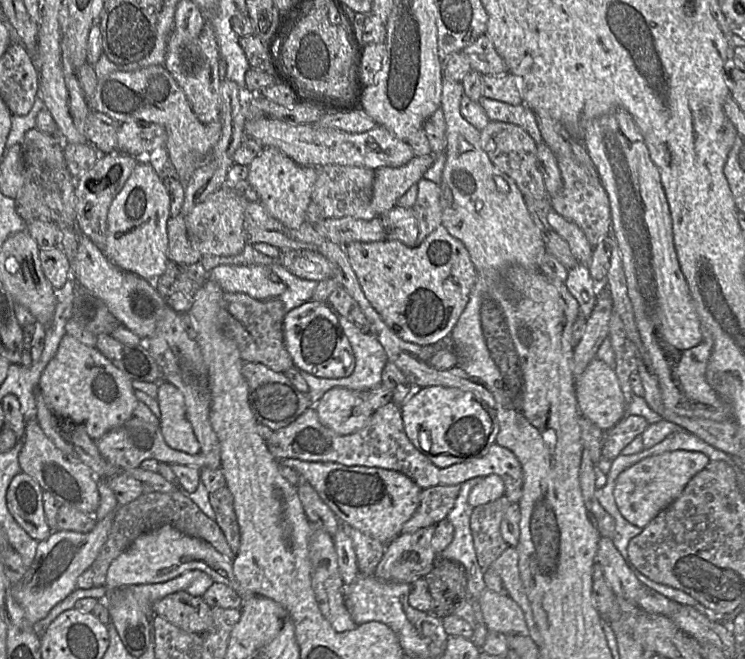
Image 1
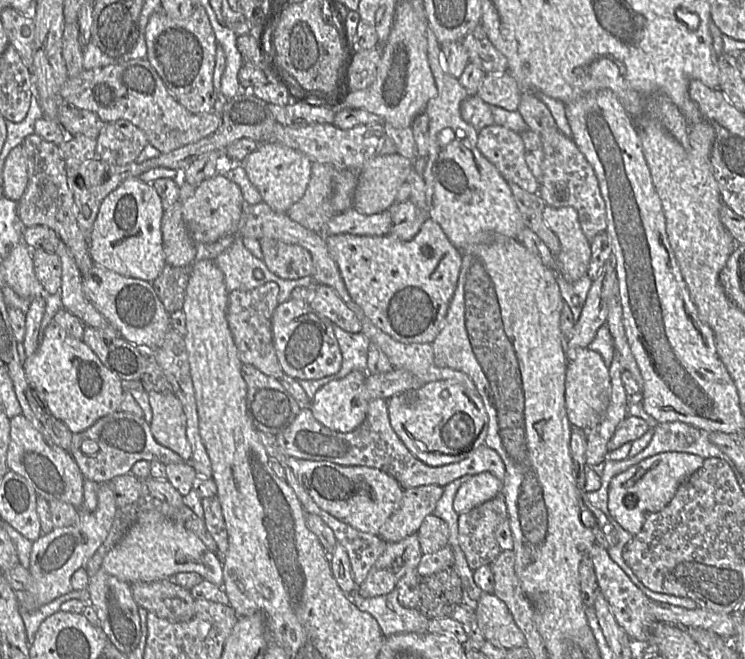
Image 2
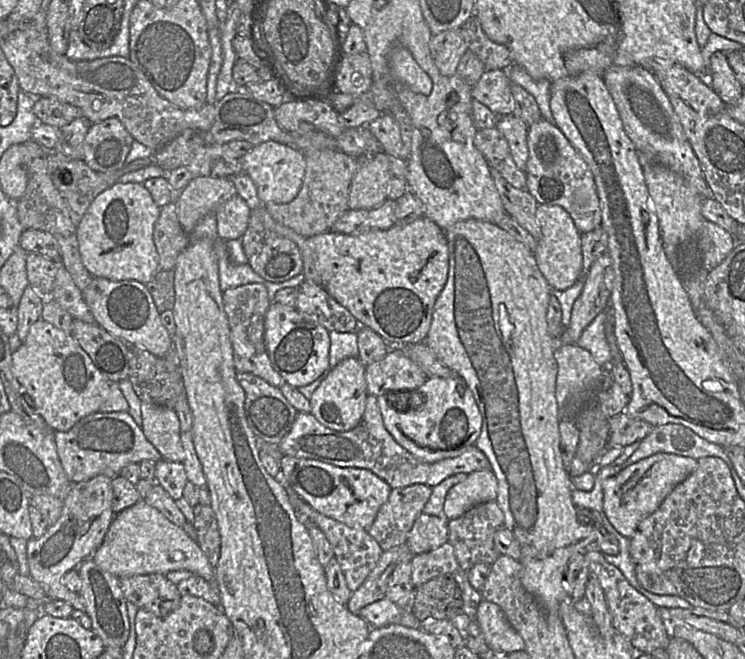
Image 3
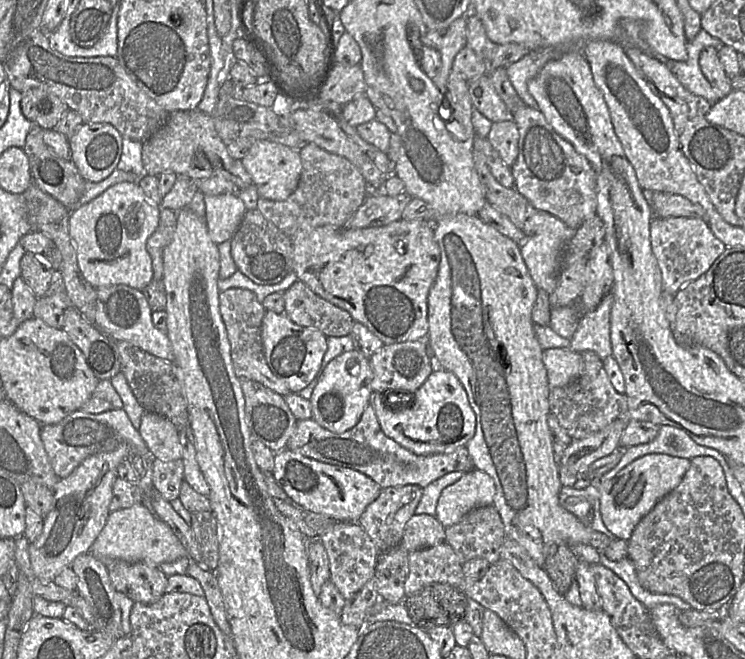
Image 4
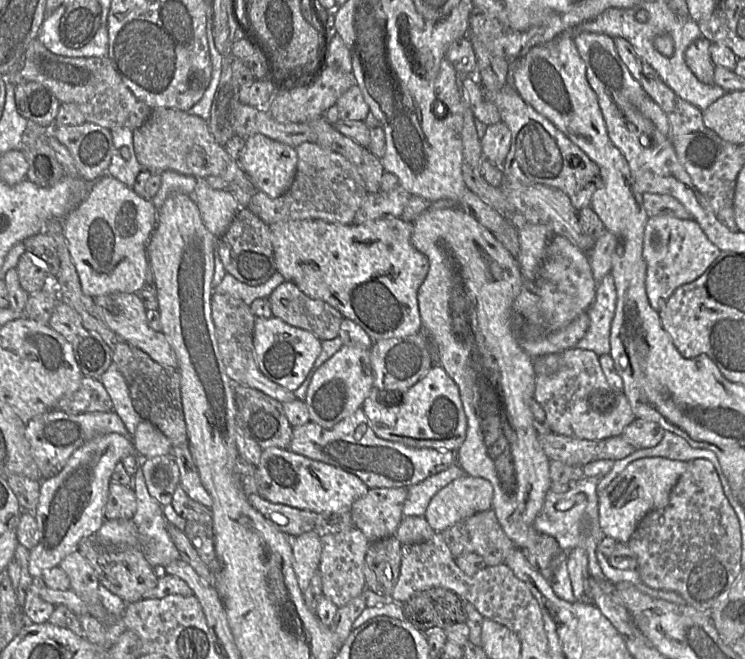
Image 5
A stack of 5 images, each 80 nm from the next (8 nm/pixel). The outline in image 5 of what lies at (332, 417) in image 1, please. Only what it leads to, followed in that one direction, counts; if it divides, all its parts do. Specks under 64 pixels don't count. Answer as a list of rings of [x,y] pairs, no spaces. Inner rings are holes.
[[[343,345],[313,374],[304,400],[310,421],[330,429],[352,415],[361,406],[373,387],[373,371],[370,350],[358,346]]]

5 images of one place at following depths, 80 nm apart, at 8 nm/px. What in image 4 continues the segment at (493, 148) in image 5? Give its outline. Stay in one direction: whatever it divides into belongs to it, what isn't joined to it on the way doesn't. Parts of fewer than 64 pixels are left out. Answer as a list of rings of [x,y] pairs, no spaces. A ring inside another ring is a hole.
[[[512,119],[494,122],[487,139],[504,163],[511,166],[518,155],[519,130],[516,123]]]

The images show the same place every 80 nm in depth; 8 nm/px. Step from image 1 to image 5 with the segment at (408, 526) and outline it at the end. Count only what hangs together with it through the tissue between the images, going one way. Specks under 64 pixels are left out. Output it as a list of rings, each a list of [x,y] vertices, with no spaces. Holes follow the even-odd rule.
[[[407,487],[372,488],[351,506],[352,521],[370,542],[394,536],[404,518]]]

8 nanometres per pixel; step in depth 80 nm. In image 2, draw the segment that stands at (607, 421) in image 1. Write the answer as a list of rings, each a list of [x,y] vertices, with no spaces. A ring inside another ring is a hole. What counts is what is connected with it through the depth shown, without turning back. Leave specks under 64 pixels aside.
[[[566,343],[567,346],[567,356],[568,356],[568,365],[566,370],[566,379],[565,379],[565,404],[566,404],[566,411],[569,418],[570,423],[572,424],[572,427],[579,427],[583,430],[589,430],[596,426],[602,419],[605,411],[607,410],[610,399],[611,399],[611,379],[609,375],[609,367],[605,364],[603,361],[602,356],[589,348],[579,348],[576,350],[569,350],[568,343]]]

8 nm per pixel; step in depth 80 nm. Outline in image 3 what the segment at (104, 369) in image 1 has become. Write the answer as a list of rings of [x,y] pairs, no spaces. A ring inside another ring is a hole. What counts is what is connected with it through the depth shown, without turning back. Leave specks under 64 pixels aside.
[[[39,319],[22,345],[12,353],[14,377],[35,402],[36,412],[54,431],[69,431],[82,418],[99,412],[110,381],[94,365],[76,339],[49,322]]]

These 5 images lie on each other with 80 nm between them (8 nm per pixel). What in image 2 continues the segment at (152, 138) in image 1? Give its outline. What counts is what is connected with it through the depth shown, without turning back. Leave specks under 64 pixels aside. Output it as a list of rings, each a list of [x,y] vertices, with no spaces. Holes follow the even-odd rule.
[[[128,120],[108,122],[96,138],[95,159],[125,166],[135,162],[148,144],[145,133]]]

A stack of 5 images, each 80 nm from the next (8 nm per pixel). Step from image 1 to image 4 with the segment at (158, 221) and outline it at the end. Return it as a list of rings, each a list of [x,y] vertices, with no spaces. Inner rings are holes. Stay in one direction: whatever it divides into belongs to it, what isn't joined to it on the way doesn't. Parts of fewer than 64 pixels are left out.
[[[138,183],[115,184],[89,203],[70,210],[69,231],[78,265],[94,288],[124,284],[142,290],[153,280],[147,241],[159,225],[161,209]]]

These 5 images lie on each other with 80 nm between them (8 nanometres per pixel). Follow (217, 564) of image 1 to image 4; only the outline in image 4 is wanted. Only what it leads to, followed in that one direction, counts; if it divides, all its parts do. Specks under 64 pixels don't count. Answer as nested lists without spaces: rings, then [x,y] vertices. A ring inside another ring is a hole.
[[[144,503],[111,512],[105,527],[92,544],[90,553],[99,560],[140,561],[155,566],[188,557],[186,549],[170,526]]]

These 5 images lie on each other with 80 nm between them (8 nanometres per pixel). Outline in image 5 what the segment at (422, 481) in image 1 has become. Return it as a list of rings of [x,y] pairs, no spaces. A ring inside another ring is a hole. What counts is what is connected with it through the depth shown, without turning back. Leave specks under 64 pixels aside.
[[[358,409],[330,429],[312,421],[293,428],[288,449],[354,474],[369,489],[409,487],[456,463],[455,451],[415,448],[379,438],[362,409]]]

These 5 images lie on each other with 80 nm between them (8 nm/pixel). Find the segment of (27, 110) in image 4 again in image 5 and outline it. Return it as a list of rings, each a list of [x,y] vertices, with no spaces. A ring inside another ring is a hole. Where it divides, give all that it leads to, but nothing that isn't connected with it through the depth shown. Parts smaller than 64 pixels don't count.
[[[36,82],[14,85],[18,112],[27,120],[42,127],[49,127],[56,121],[61,102],[46,87]]]

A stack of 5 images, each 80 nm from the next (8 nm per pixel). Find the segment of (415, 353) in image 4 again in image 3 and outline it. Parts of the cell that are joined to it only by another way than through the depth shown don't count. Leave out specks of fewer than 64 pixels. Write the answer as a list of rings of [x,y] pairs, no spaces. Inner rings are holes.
[[[390,346],[389,351],[384,356],[384,358],[366,366],[365,378],[367,383],[368,395],[377,397],[379,395],[384,394],[390,397],[390,396],[399,395],[401,394],[401,392],[406,392],[406,391],[412,392],[417,390],[420,386],[422,386],[426,382],[428,376],[414,361],[412,361],[408,356],[404,354],[400,346]]]

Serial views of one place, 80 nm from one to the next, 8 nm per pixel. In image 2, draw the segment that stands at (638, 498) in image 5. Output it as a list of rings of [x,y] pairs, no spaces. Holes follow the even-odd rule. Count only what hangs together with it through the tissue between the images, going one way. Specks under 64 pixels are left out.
[[[662,452],[632,465],[610,481],[608,509],[611,516],[629,533],[639,533],[647,516],[667,506],[679,486],[702,466],[703,461],[695,454]]]

